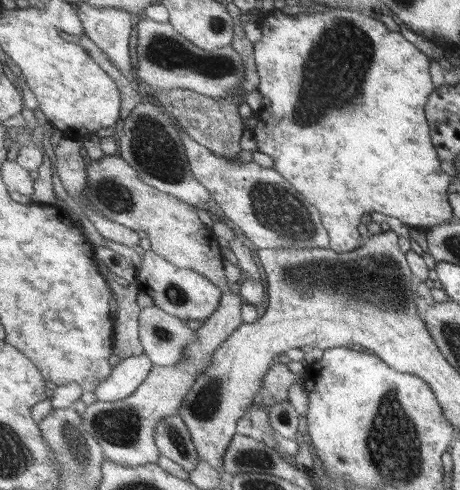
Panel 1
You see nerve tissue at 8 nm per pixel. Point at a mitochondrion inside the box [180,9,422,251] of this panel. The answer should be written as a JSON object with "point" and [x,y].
{"point":[336,71]}

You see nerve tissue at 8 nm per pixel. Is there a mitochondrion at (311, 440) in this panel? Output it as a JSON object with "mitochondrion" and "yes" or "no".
{"mitochondrion":"no"}

